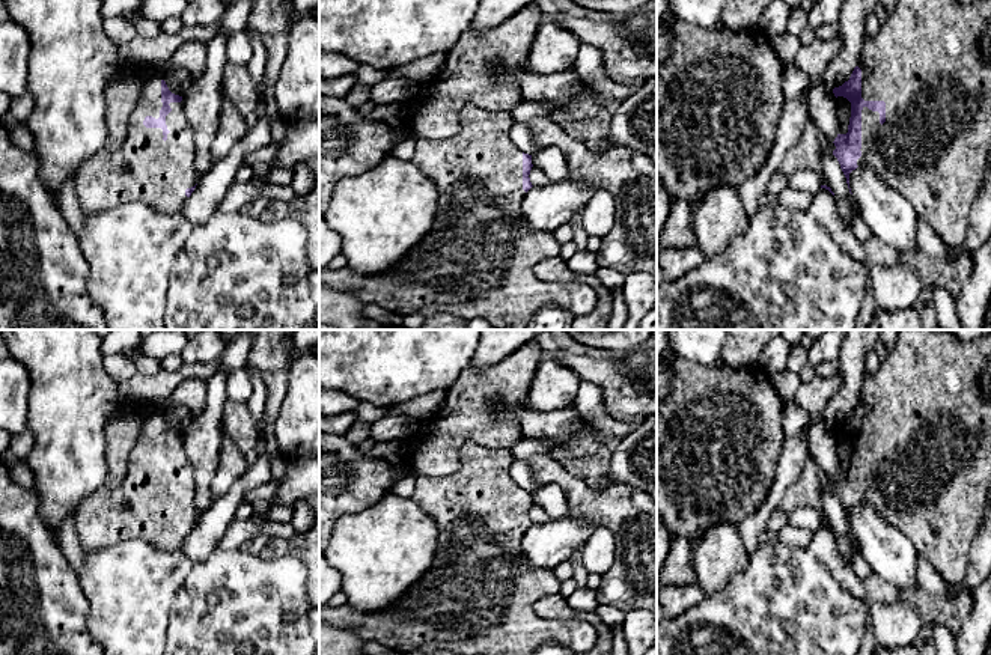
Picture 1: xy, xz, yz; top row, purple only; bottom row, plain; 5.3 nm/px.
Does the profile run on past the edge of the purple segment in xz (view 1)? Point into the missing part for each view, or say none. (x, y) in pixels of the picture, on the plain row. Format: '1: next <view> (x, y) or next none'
1: next xz (478, 597)

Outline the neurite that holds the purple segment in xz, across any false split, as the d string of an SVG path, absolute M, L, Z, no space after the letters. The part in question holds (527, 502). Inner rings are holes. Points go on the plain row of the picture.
M465 441L459 449L459 468L444 476L416 477L413 500L428 512L438 526L438 553L429 571L417 581L413 593L402 595L386 610L360 611L348 604L319 610L319 620L334 628L345 628L364 641L377 641L398 652L419 650L456 652L459 655L532 655L548 641L557 641L574 653L586 652L596 644L596 629L581 620L541 619L533 605L559 592L562 581L554 571L532 568L521 548L530 519L532 492L524 491L509 474L515 458L511 449L489 449Z

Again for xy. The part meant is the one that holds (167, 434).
M137 404L136 419L140 422L140 437L133 446L123 482L116 486L101 486L90 492L77 507L75 527L83 548L98 551L128 539L140 539L163 551L182 548L184 539L196 526L196 473L188 458L181 452L182 434L169 428L166 419L151 405Z

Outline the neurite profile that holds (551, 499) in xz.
M544 485L532 492L533 504L542 507L550 518L562 518L569 512L568 498L559 485Z

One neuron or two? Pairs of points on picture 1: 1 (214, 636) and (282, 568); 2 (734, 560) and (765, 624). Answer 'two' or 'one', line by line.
1: one
2: two

